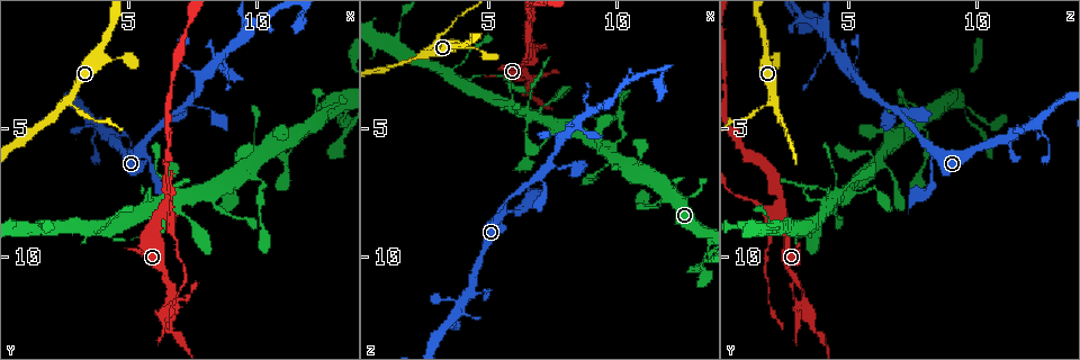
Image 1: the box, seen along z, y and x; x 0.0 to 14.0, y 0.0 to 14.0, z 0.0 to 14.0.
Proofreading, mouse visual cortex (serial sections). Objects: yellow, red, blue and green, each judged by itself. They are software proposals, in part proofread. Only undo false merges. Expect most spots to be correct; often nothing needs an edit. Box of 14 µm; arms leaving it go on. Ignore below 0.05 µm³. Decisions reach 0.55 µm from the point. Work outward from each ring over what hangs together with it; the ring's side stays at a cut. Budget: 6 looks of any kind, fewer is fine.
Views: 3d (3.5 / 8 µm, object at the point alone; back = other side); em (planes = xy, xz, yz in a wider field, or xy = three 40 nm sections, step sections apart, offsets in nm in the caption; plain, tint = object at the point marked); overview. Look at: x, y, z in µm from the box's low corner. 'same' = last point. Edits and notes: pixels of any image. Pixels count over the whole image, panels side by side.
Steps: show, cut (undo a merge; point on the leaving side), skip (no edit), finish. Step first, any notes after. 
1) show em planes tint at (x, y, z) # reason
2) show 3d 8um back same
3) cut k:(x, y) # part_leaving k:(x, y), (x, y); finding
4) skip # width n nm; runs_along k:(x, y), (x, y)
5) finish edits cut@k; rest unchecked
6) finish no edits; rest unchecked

show 3d 3.5um at (10.1, 6.9, 5.5)

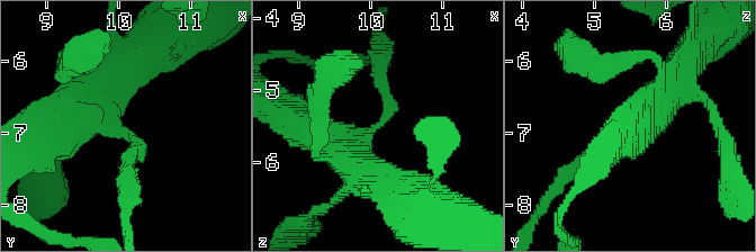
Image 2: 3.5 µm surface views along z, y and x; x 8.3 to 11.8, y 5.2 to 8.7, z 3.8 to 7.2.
show em xy step 2 tint at (10.10, 7.00, 5.50)

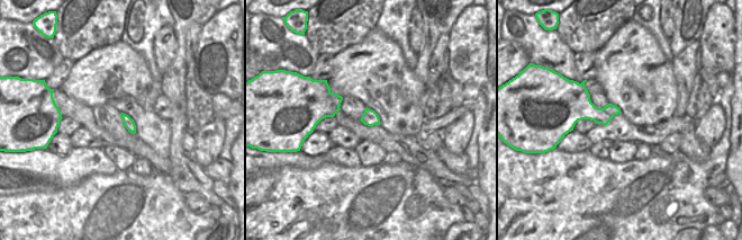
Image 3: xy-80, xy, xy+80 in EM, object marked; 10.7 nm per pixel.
skip # one cell here

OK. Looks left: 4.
show 3d 3.5um at (6.4, 8.3, 2.6) # three-way junction

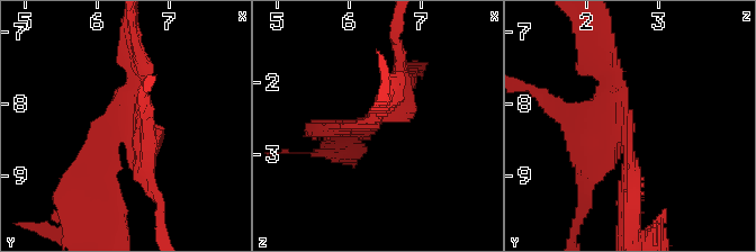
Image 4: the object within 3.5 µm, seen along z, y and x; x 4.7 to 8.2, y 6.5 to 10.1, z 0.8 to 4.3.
show em xy step 3 tint at (6.35, 8.35, 2.55)

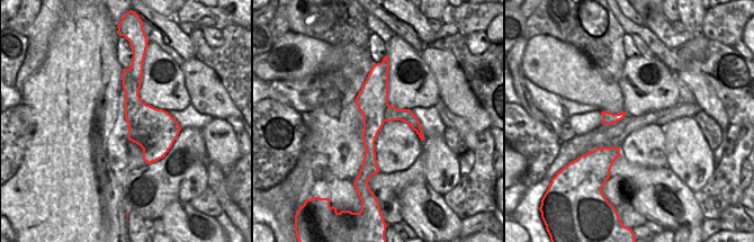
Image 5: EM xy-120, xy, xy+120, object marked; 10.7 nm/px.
cut 4:(160, 136) # part_leaving 4:(129, 127), (161, 221); a second cell is stuck on

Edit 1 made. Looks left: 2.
show 3d 3.5um at (6.6, 11.8, 3.3) # branch point

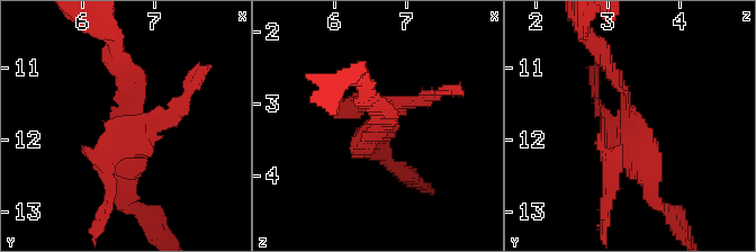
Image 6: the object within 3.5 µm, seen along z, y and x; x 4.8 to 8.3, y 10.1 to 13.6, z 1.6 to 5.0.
show em planes tint at (6.55, 11.80, 3.35) # need the tissue

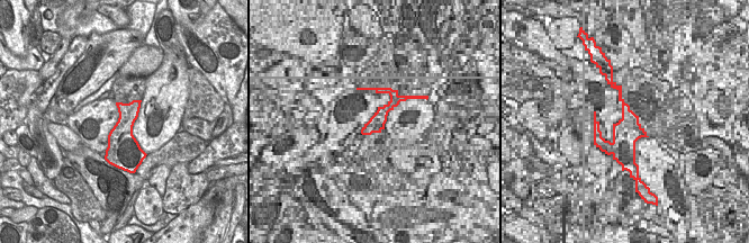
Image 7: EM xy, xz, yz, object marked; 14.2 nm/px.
skip # runs_along 6:(606, 62), (638, 128), (649, 190); all the same cell

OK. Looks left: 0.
finish edits cut@4; rest unchecked

